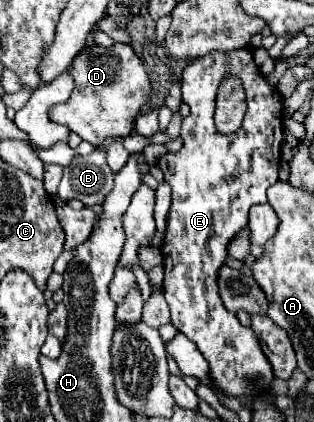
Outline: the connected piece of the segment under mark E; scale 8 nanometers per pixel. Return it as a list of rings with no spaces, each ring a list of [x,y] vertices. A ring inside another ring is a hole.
[[[238,49],[232,53],[210,53],[206,57],[196,59],[182,73],[182,101],[190,107],[190,115],[182,121],[180,137],[184,145],[178,153],[166,153],[160,159],[160,167],[164,171],[164,179],[168,179],[172,187],[172,207],[168,215],[168,227],[162,243],[164,257],[164,299],[172,313],[172,325],[184,333],[190,341],[196,343],[198,351],[210,365],[208,377],[212,377],[216,397],[236,397],[236,399],[254,399],[256,395],[264,395],[272,391],[272,369],[268,369],[268,361],[264,361],[264,353],[260,353],[260,341],[252,329],[244,327],[234,313],[224,309],[218,293],[218,271],[224,267],[228,257],[228,245],[236,233],[248,227],[248,211],[254,203],[266,203],[266,191],[270,185],[278,181],[278,163],[280,163],[280,145],[284,141],[282,127],[282,97],[280,93],[266,83],[260,69],[256,67],[252,53],[246,49]],[[228,75],[240,77],[246,93],[248,111],[244,115],[242,127],[232,135],[220,135],[214,127],[214,105],[220,81]]]

